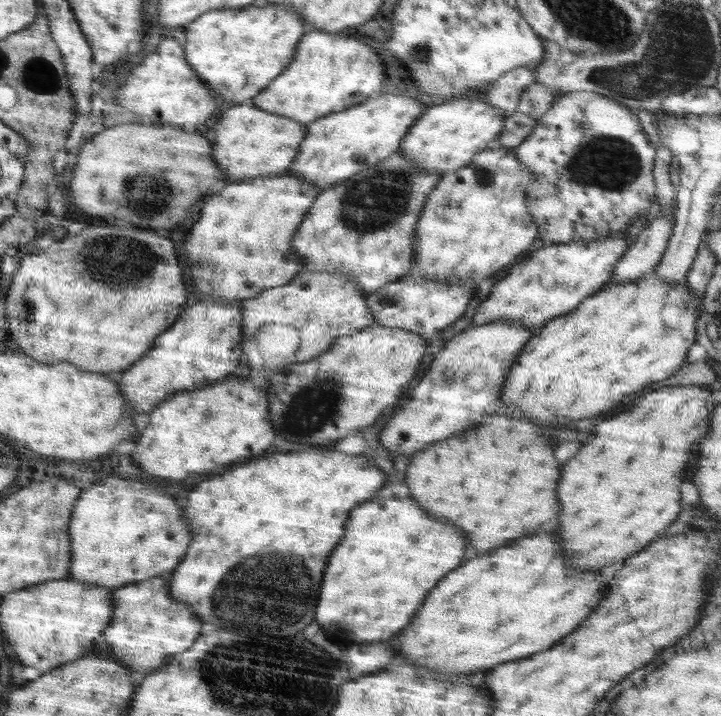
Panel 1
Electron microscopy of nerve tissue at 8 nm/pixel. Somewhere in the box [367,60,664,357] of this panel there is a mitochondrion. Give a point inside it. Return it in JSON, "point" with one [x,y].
{"point":[608,163]}

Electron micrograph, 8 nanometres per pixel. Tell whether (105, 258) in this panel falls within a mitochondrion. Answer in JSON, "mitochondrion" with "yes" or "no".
{"mitochondrion":"yes"}

